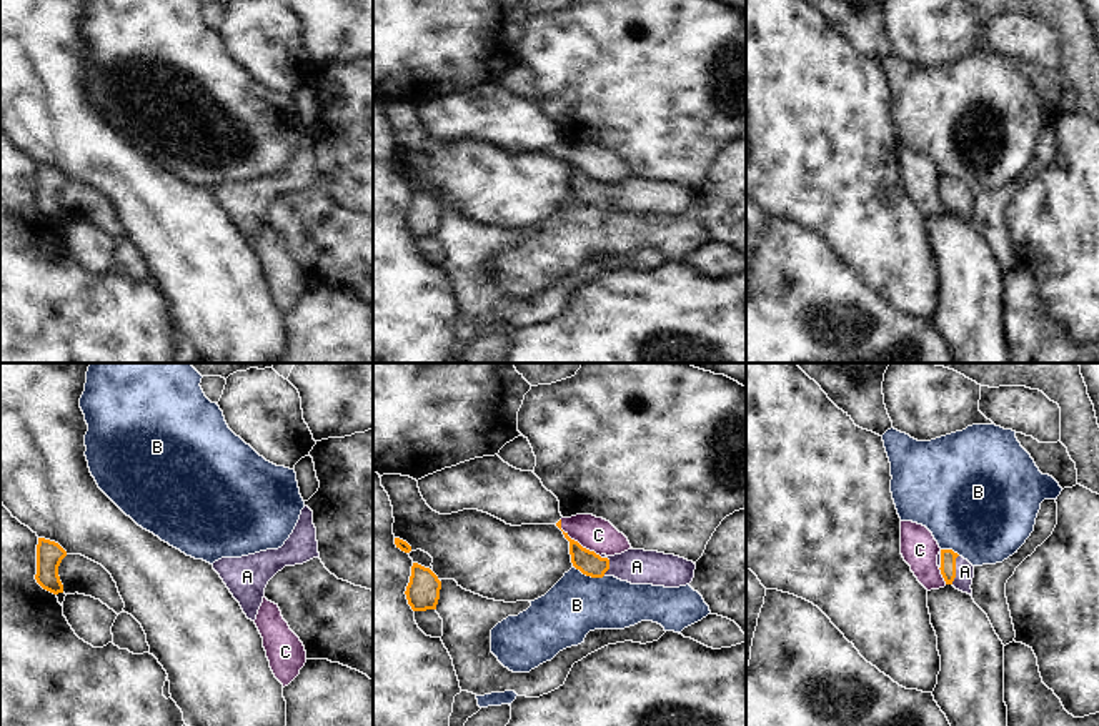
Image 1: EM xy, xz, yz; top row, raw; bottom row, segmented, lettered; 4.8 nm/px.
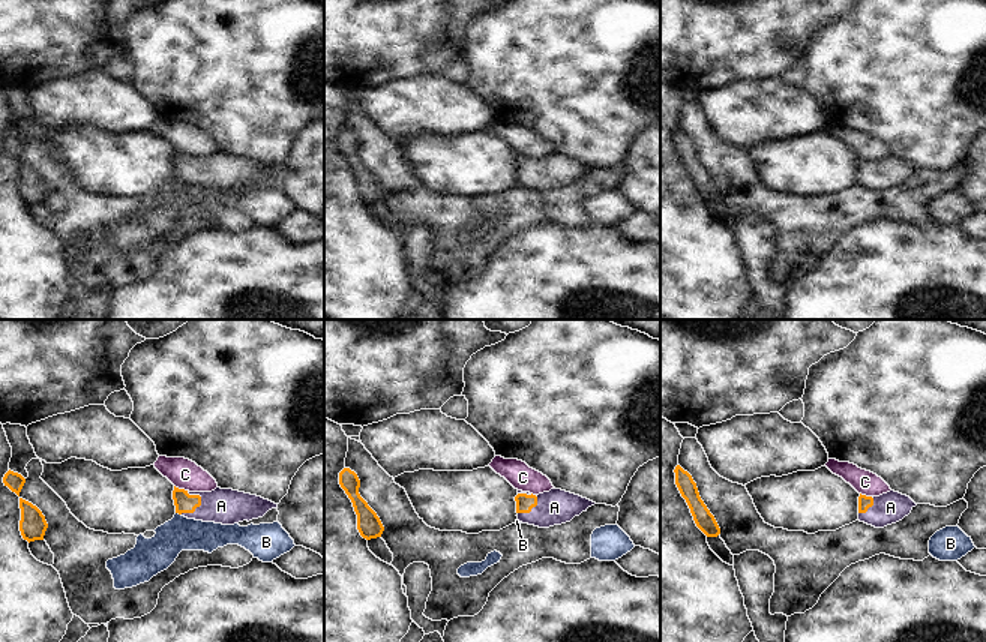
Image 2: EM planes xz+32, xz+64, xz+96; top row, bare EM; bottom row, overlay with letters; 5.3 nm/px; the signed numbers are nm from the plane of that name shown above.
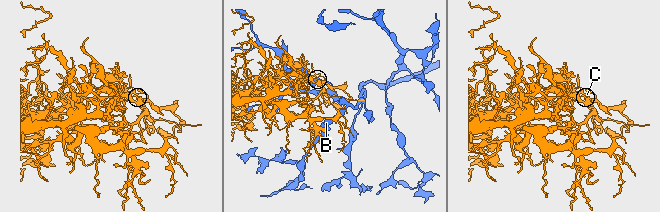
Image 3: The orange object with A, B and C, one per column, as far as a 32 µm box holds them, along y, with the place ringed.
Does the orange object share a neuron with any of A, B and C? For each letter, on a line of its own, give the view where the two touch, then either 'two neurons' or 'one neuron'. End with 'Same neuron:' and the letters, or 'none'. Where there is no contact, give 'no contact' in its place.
A: yz | one neuron
B: xz | two neurons
C: xz | two neurons
Same neuron: A

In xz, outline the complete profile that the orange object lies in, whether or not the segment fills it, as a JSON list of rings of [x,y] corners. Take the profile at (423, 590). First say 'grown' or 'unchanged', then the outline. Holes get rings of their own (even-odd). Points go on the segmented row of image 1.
unchanged | [[[418,563],[411,566],[410,583],[406,586],[406,599],[413,611],[436,609],[440,599],[441,581],[430,569]]]

